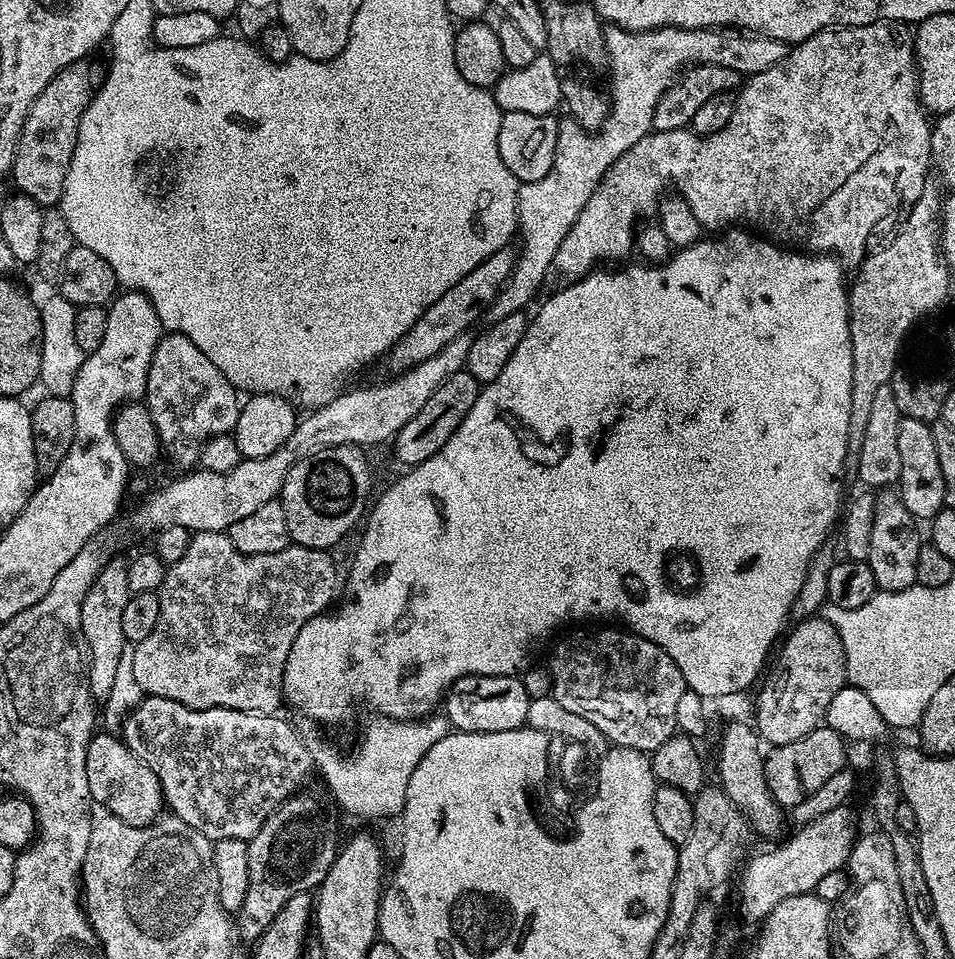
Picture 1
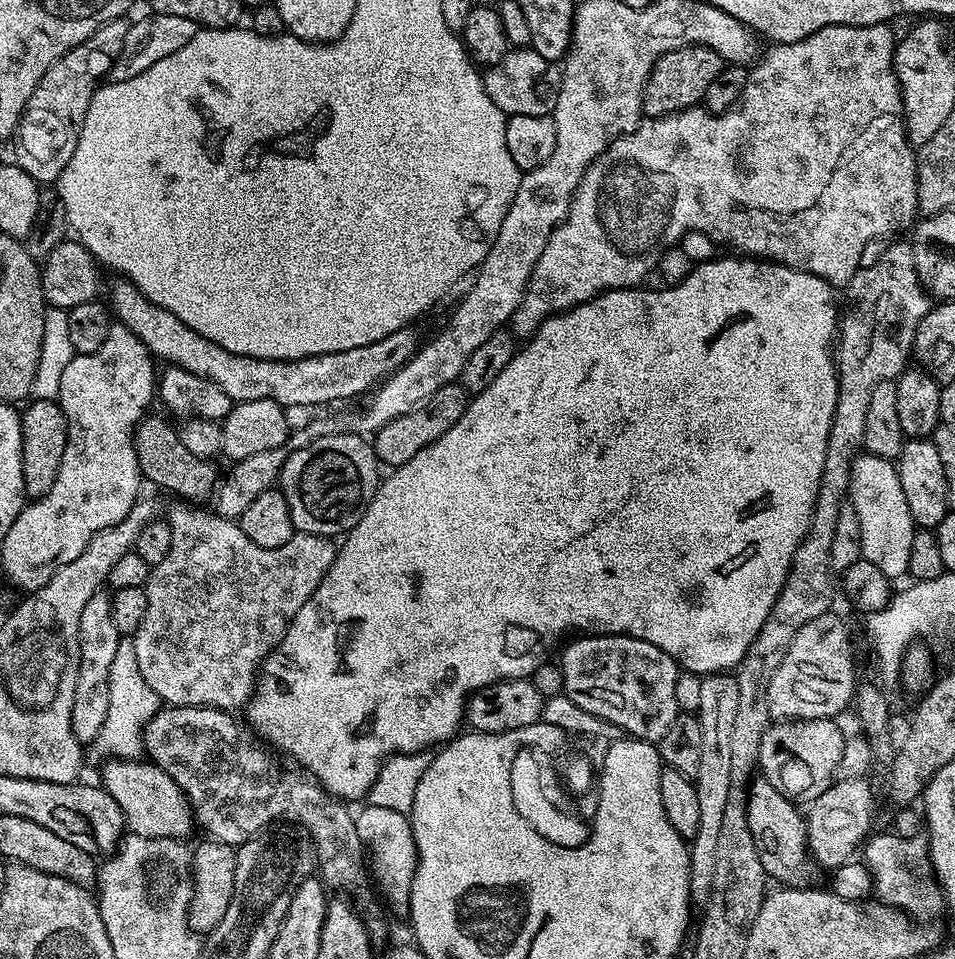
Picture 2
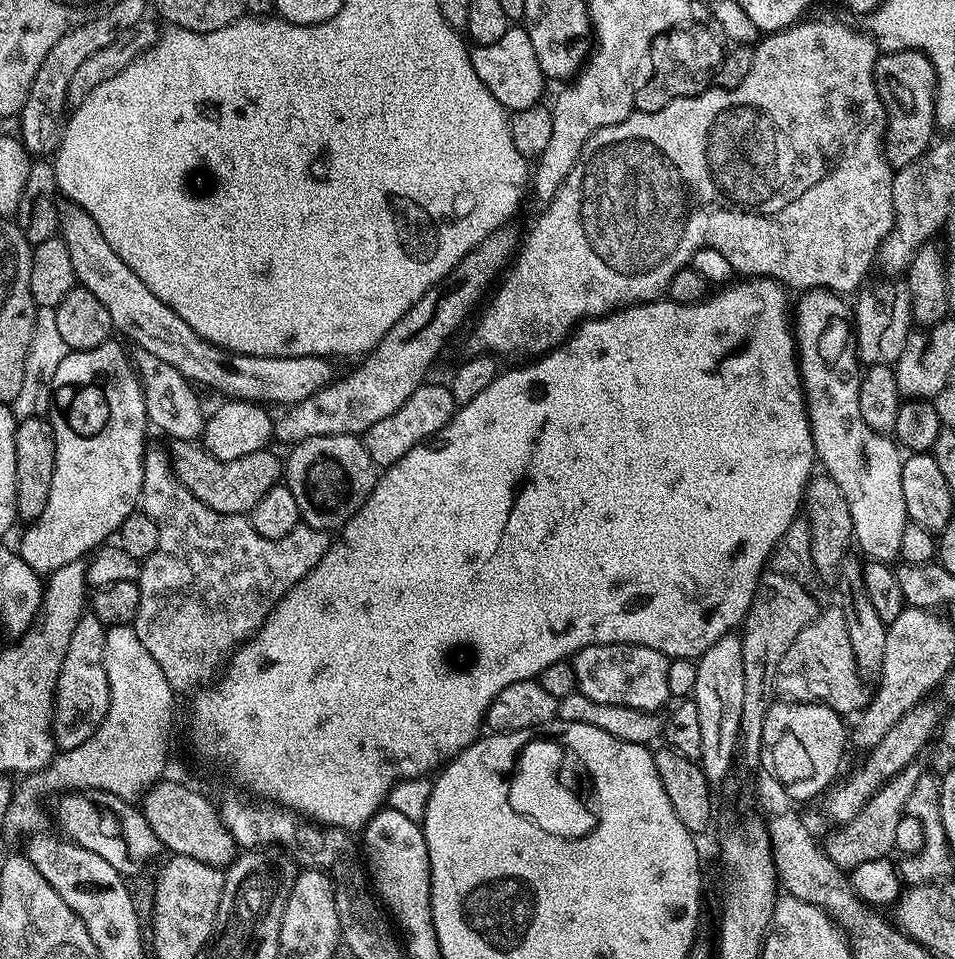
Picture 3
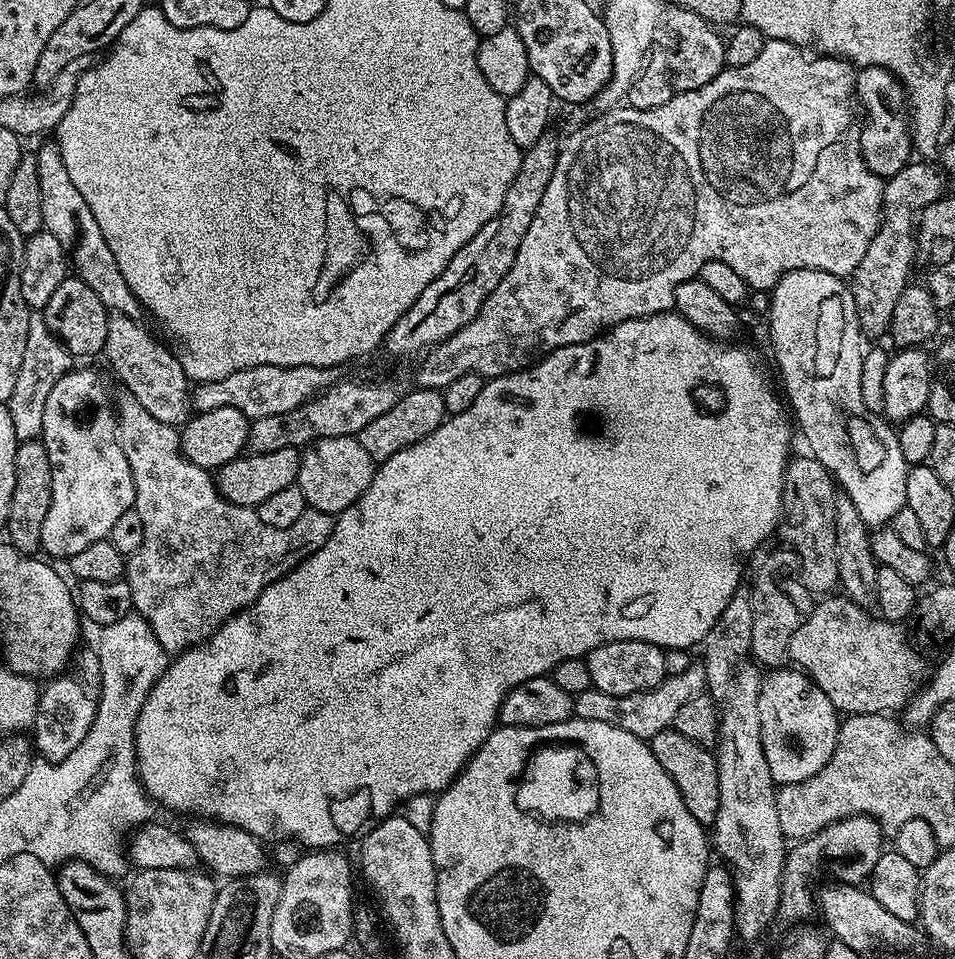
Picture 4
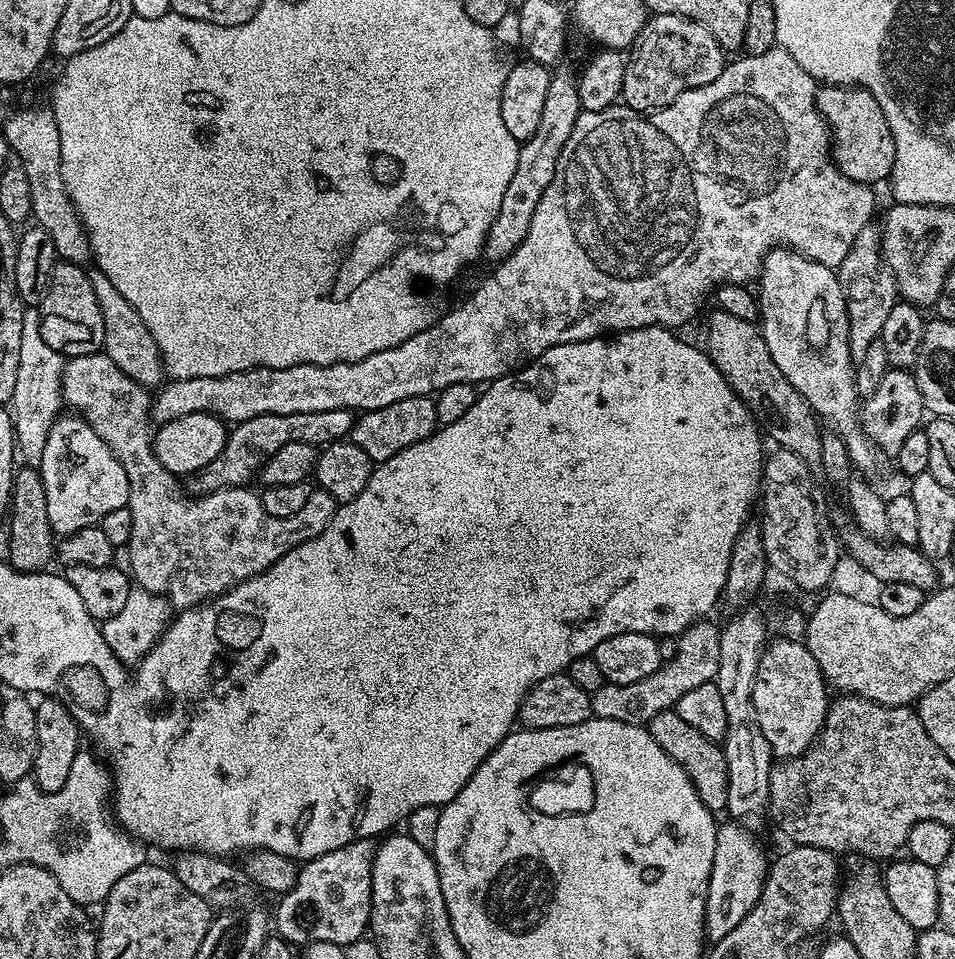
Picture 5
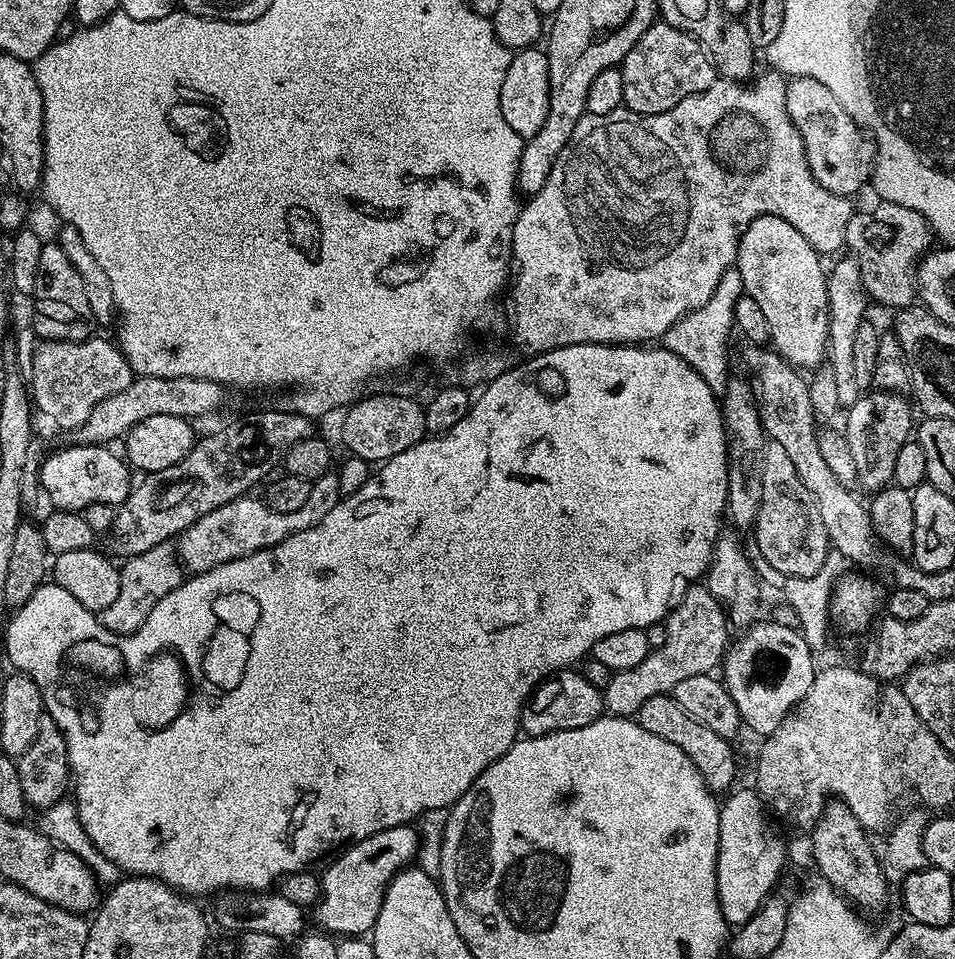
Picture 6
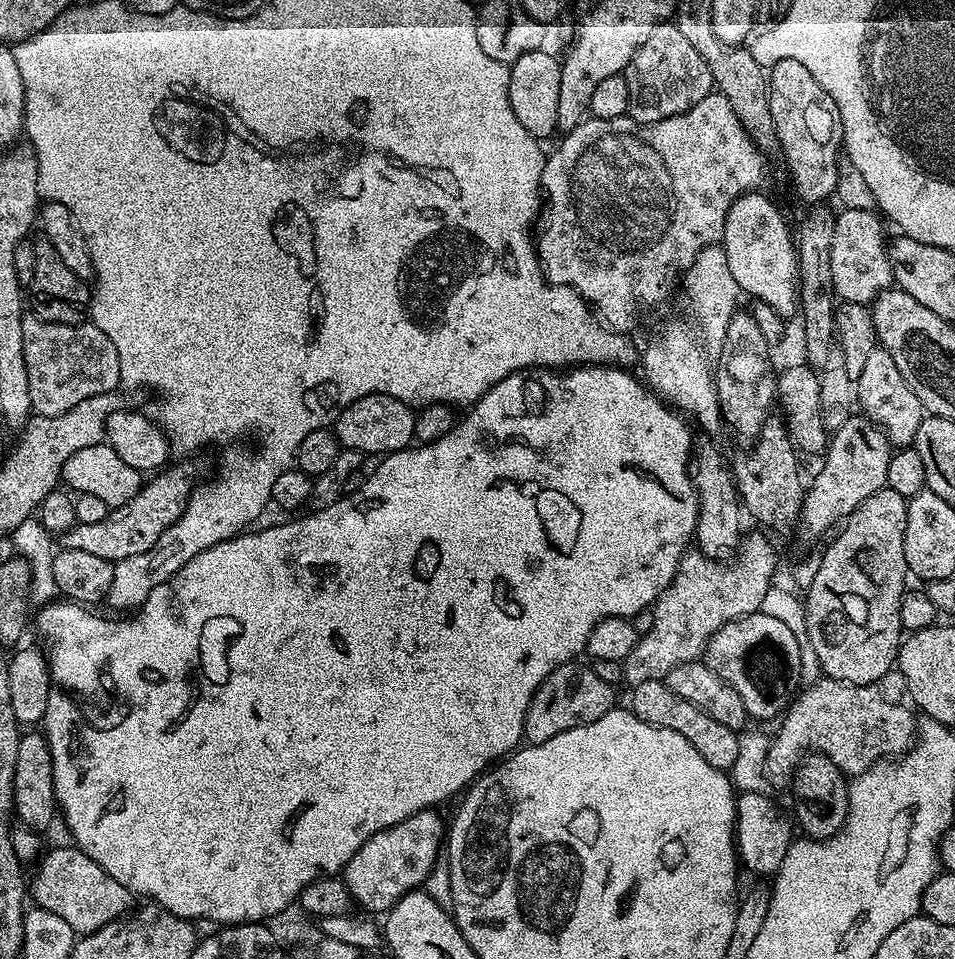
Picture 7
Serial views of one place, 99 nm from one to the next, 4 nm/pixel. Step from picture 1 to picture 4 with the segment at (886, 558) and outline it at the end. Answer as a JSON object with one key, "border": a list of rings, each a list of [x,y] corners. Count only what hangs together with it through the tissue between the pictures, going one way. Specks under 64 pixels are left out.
{"border":[[[790,270],[776,285],[770,289],[772,301],[768,304],[768,336],[772,339],[772,356],[776,359],[776,368],[780,371],[780,380],[784,383],[784,388],[788,391],[786,404],[794,417],[795,427],[804,435],[804,440],[808,443],[807,450],[810,456],[822,464],[838,485],[839,491],[849,496],[854,502],[855,509],[861,514],[862,520],[869,529],[880,530],[891,525],[894,514],[902,510],[908,502],[906,498],[906,478],[910,465],[906,458],[902,458],[902,449],[898,447],[897,429],[883,415],[866,410],[866,402],[862,402],[862,358],[866,351],[865,341],[862,339],[858,314],[854,306],[851,287],[841,277],[834,274],[826,274],[822,270]]]}

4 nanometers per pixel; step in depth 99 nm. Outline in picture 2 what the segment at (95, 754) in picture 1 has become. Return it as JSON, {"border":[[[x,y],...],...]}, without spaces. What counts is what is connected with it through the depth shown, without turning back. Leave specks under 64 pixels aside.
{"border":[[[111,757],[104,762],[101,787],[118,802],[124,814],[127,829],[136,836],[146,838],[188,838],[194,829],[192,807],[182,794],[178,782],[149,760],[124,760]]]}

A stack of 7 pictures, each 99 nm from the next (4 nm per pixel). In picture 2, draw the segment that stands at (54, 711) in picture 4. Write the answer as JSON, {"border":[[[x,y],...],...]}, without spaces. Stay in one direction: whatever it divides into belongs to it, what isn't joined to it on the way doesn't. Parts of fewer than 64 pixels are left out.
{"border":[[[107,591],[93,594],[90,602],[82,606],[82,618],[78,622],[80,661],[78,678],[74,686],[72,729],[74,738],[81,742],[95,741],[106,722],[106,706],[110,706],[110,665],[114,662],[114,650],[118,650],[122,634],[112,621],[112,602]]]}

